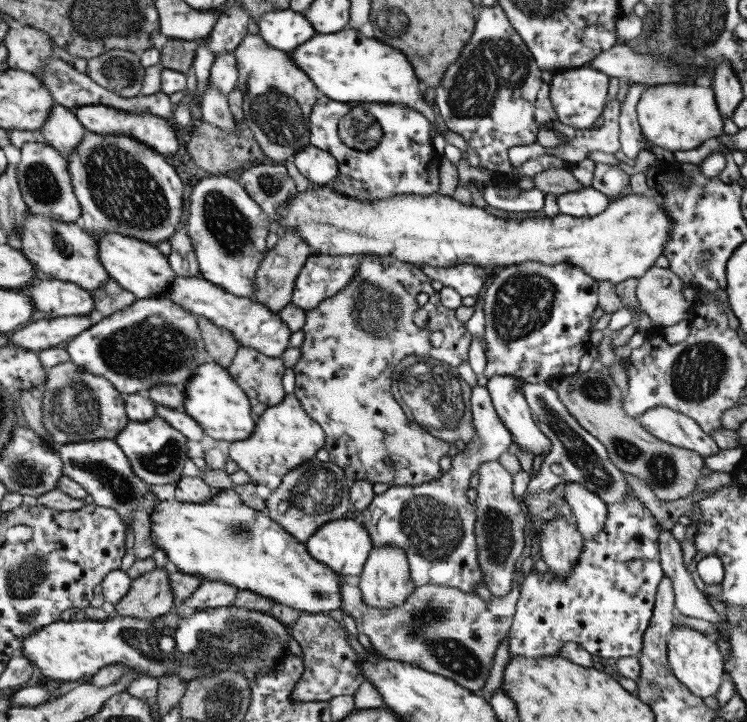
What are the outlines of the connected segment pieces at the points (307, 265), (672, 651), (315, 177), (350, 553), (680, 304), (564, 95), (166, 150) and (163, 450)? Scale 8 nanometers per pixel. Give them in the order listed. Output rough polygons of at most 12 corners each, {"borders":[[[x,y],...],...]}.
{"borders":[[[313,254],[290,302],[303,312],[341,291],[361,255]],[[675,626],[666,658],[701,699],[715,696],[724,662],[713,638]],[[313,145],[292,155],[297,171],[319,187],[338,176],[335,158]],[[353,519],[324,523],[306,552],[355,581],[372,550]],[[671,270],[637,279],[639,310],[663,329],[687,318],[689,304]],[[588,66],[553,73],[559,122],[589,129],[606,106],[609,77]],[[102,105],[73,109],[85,131],[119,134],[163,158],[177,154],[175,127]],[[157,416],[114,441],[143,482],[175,484],[186,436]]]}

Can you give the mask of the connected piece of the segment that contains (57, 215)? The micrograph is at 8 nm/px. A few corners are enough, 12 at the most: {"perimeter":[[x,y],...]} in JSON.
{"perimeter":[[24,142],[16,182],[27,211],[79,223],[66,159]]}

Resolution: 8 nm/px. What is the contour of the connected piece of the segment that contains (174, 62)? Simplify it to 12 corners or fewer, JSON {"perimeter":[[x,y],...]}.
{"perimeter":[[167,39],[159,67],[187,73],[197,41]]}

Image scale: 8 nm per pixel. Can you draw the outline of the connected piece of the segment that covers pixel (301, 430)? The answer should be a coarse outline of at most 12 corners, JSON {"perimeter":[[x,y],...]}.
{"perimeter":[[294,394],[228,445],[228,458],[269,490],[324,444]]}

